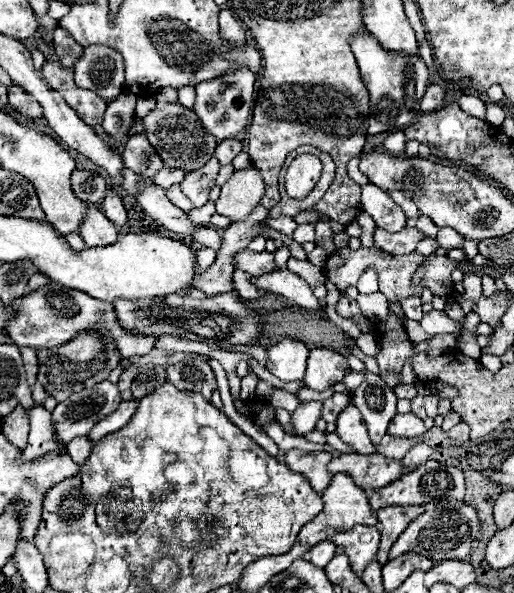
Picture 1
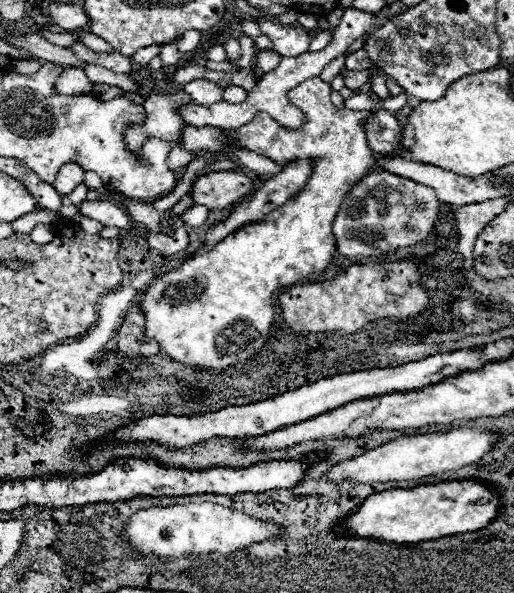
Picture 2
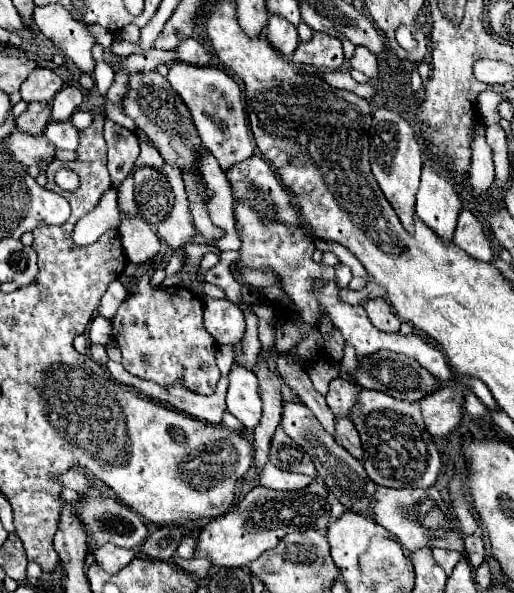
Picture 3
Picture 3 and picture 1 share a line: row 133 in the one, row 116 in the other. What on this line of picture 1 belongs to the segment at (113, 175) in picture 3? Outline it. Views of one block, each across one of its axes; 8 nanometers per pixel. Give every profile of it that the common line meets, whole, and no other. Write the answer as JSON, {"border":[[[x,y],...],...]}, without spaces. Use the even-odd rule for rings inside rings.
{"border":[[[130,92],[120,94],[116,100],[108,104],[102,128],[116,140],[126,138],[134,122],[134,106],[136,106],[136,94],[130,94]]]}

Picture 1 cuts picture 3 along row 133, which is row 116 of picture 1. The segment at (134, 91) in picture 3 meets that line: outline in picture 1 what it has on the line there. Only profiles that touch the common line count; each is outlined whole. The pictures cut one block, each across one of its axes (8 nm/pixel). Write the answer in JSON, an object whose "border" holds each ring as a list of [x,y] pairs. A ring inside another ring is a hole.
{"border":[[[156,102],[156,106],[142,118],[146,128],[146,138],[158,152],[158,156],[164,160],[164,166],[168,168],[180,168],[184,172],[194,172],[200,166],[204,166],[216,150],[216,138],[200,126],[200,120],[190,108],[184,108],[180,104],[170,102]]]}

